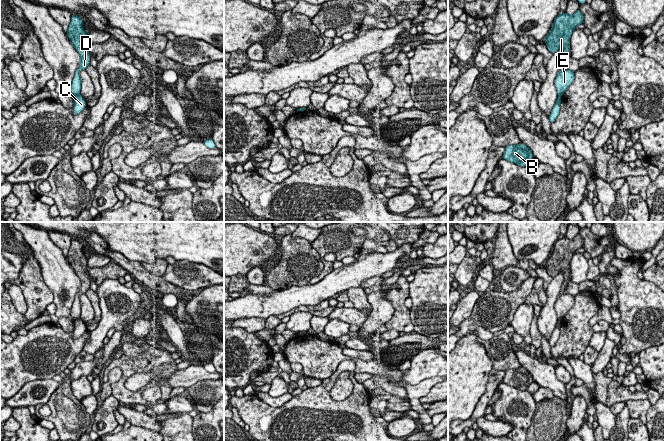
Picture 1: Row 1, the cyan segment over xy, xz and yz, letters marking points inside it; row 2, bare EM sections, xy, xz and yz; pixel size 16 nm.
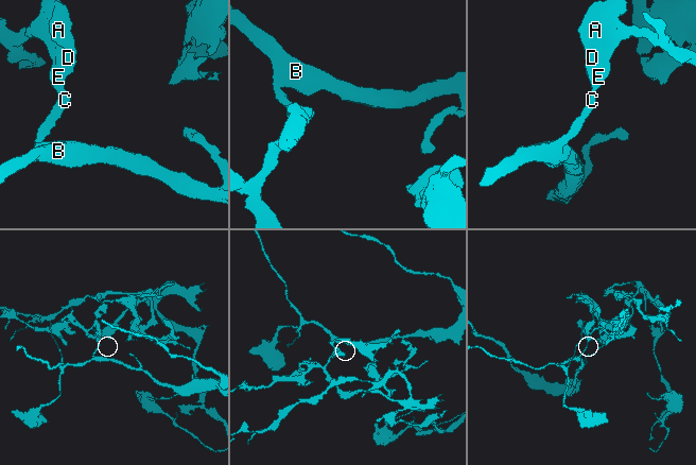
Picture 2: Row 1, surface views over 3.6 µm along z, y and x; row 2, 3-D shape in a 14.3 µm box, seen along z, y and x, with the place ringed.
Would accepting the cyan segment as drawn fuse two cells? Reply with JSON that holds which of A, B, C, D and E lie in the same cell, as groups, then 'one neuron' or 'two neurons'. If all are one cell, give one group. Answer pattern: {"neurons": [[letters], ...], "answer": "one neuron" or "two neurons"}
{"neurons": [["A", "D", "E"], ["B", "C"]], "answer": "two neurons"}

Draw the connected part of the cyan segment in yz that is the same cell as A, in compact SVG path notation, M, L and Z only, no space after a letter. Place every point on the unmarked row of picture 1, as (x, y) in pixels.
M578 233L573 239L566 236L559 237L555 242L551 254L545 264L547 273L554 278L561 271L564 273L564 282L560 294L554 305L559 320L562 320L575 303L574 295L565 294L564 291L570 280L570 262L575 252L583 248L584 240Z

